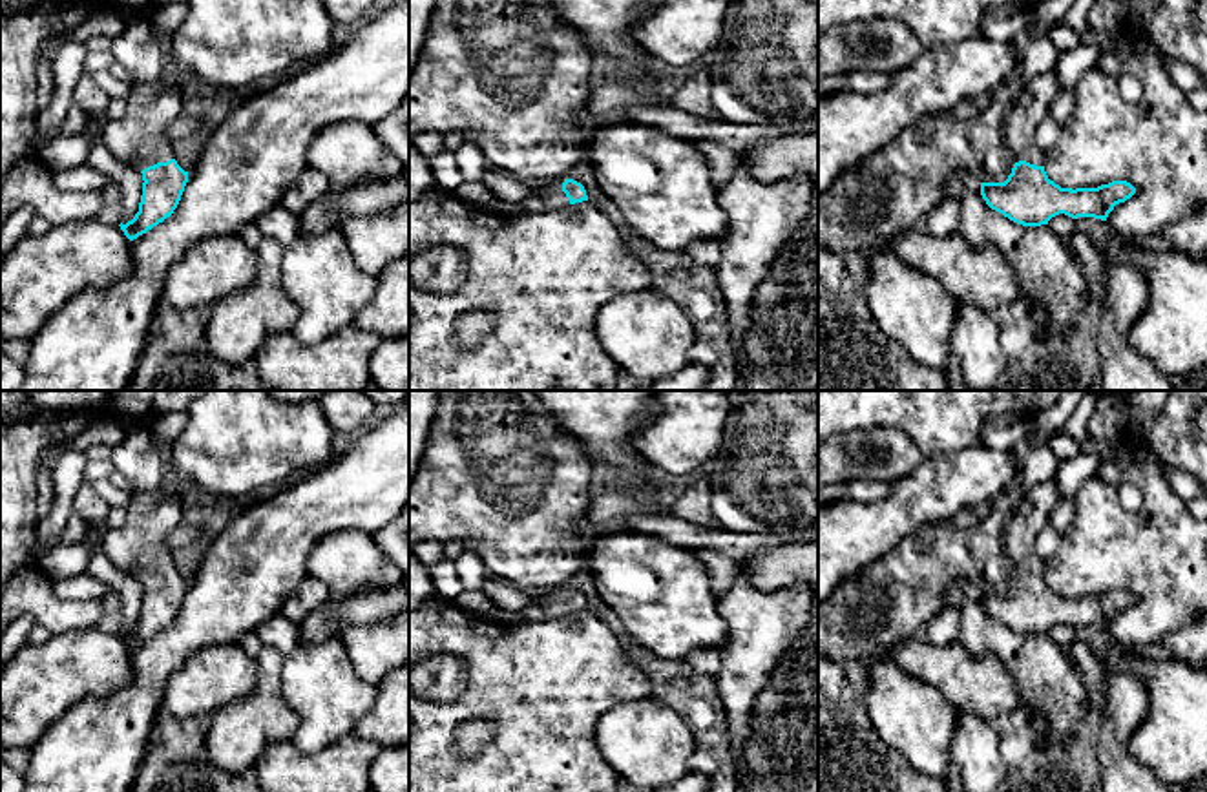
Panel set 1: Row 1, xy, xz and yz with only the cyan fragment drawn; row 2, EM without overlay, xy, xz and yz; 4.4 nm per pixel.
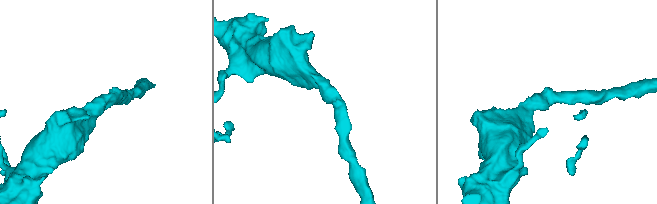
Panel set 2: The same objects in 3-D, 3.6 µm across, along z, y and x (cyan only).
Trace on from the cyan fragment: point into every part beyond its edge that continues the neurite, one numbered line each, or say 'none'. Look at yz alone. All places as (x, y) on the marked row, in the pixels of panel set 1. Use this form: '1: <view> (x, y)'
1: yz (1032, 104)

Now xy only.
1: xy (137, 139)

